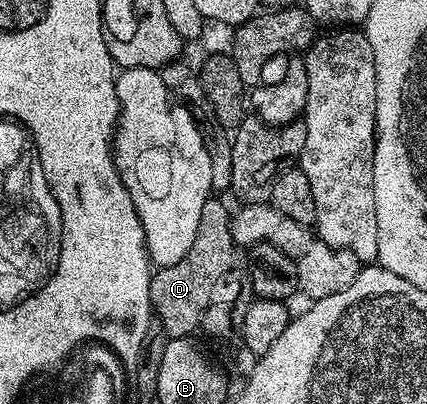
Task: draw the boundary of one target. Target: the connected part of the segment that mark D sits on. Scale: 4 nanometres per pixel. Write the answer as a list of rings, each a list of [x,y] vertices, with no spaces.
[[[211,195],[207,203],[203,203],[203,212],[199,214],[199,231],[195,235],[195,243],[191,243],[191,251],[187,251],[187,255],[183,255],[179,263],[160,266],[149,279],[149,304],[156,320],[160,321],[162,327],[165,328],[166,337],[170,339],[189,337],[193,335],[193,332],[198,332],[201,317],[205,314],[205,308],[209,306],[211,287],[215,287],[215,283],[219,283],[219,279],[223,279],[223,275],[235,265],[233,261],[235,246],[231,235],[231,223],[233,222],[231,209],[228,209],[217,197],[220,196]]]

